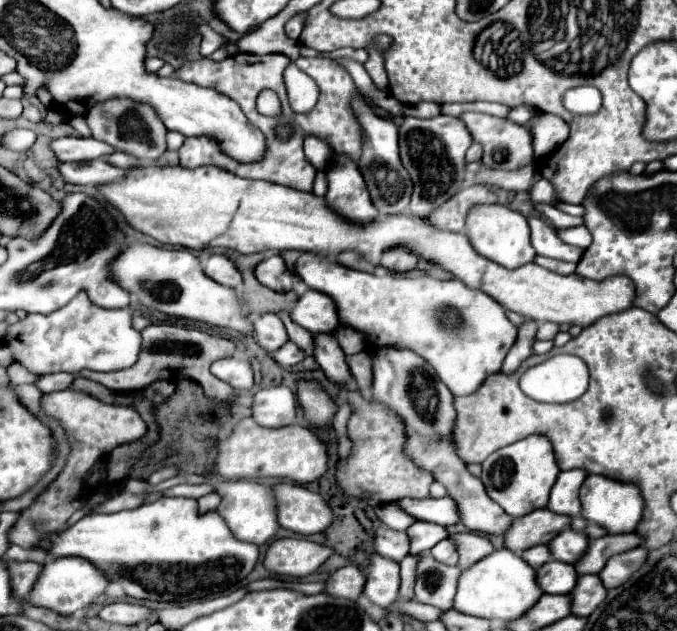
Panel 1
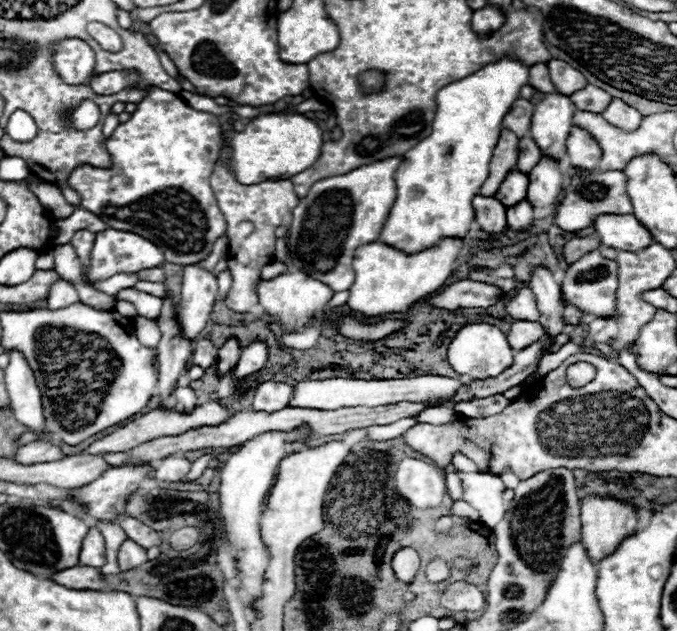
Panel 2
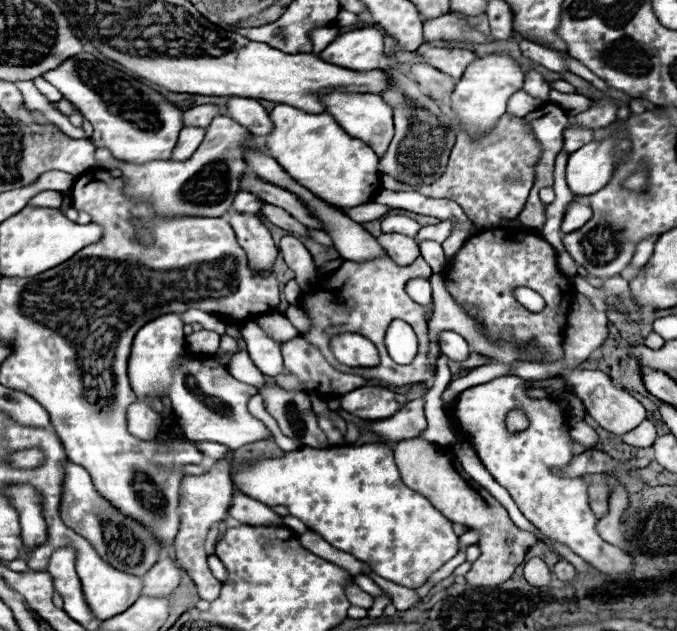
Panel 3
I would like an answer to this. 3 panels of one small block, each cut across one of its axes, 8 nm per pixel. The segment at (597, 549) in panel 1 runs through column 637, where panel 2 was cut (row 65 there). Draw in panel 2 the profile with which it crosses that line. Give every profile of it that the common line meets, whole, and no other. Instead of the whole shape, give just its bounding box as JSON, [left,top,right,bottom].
[530,64,554,92]

